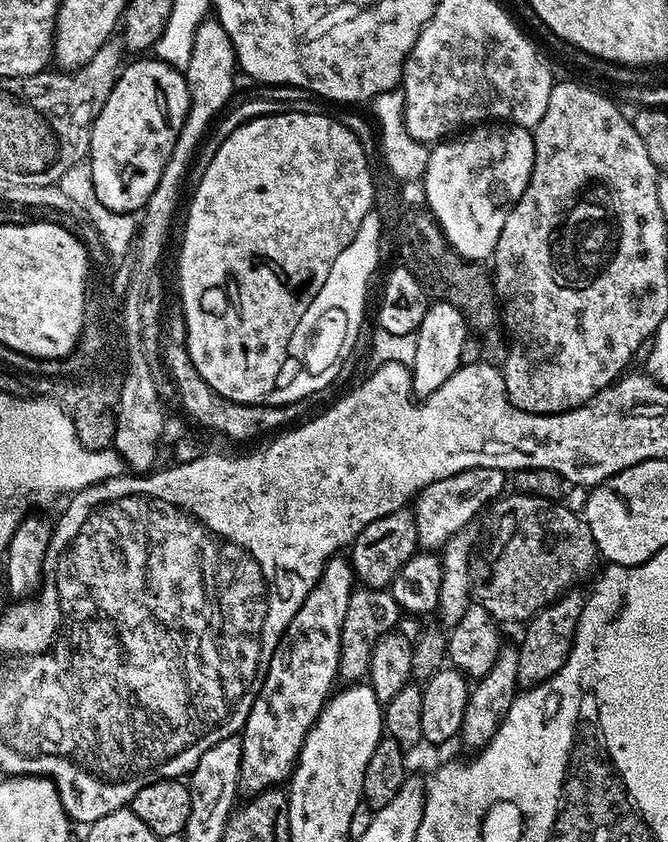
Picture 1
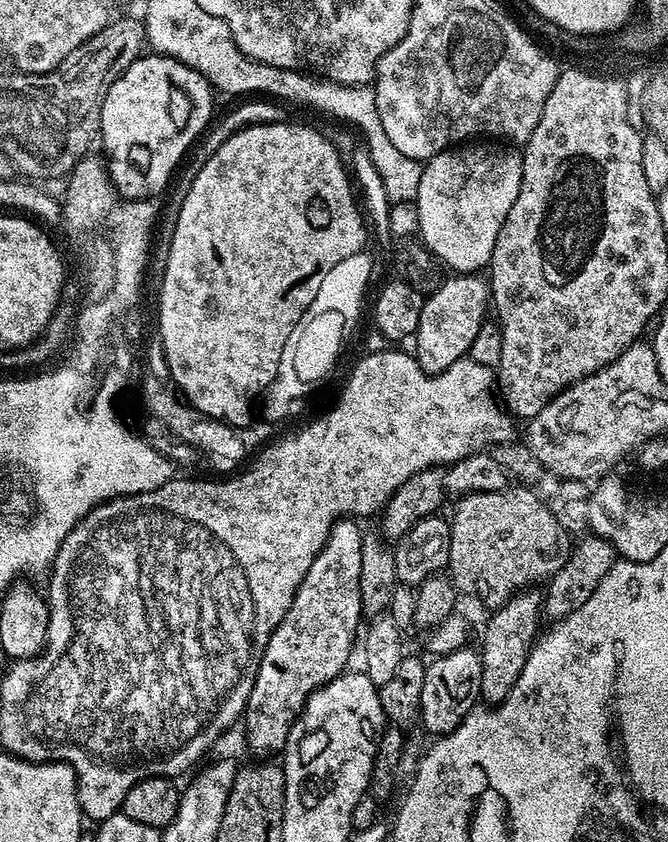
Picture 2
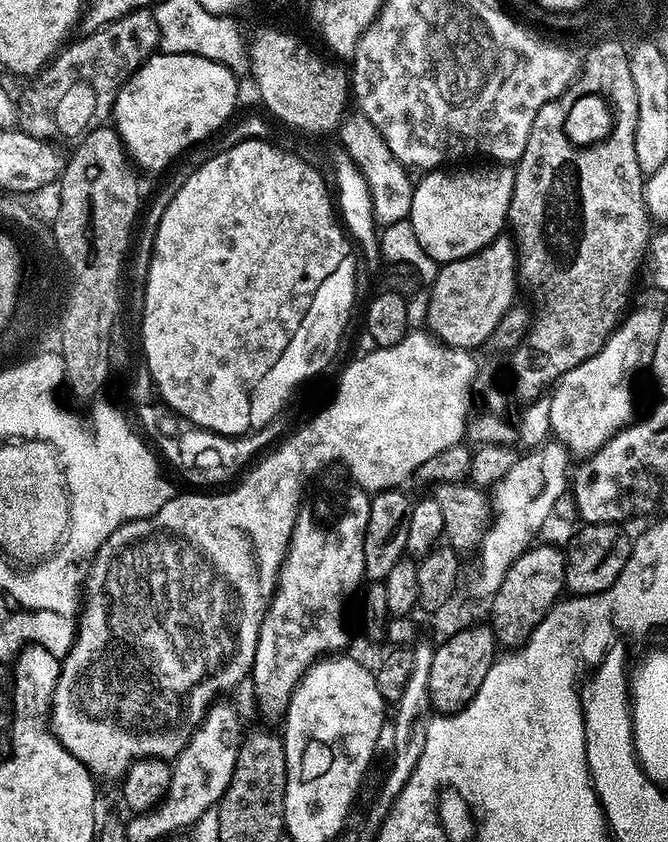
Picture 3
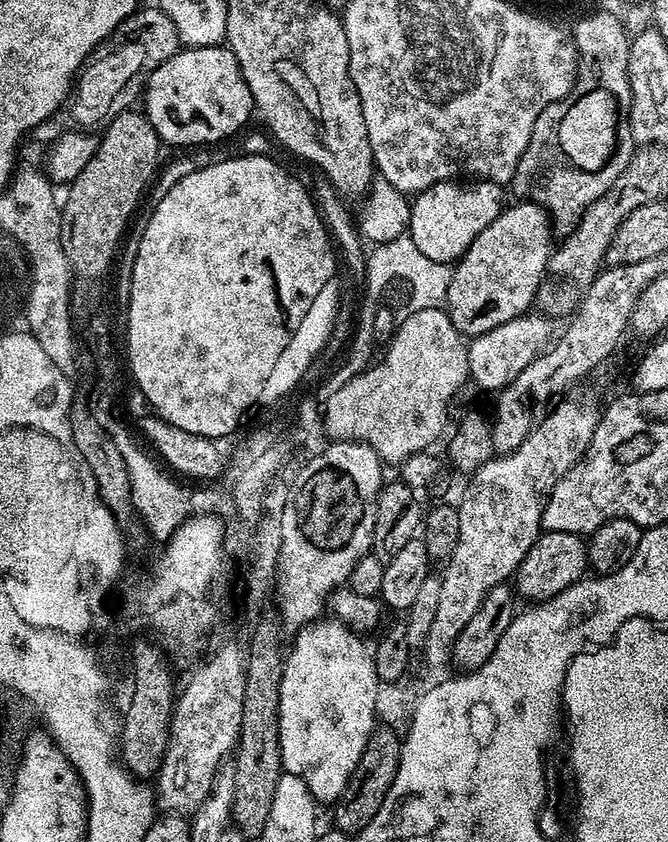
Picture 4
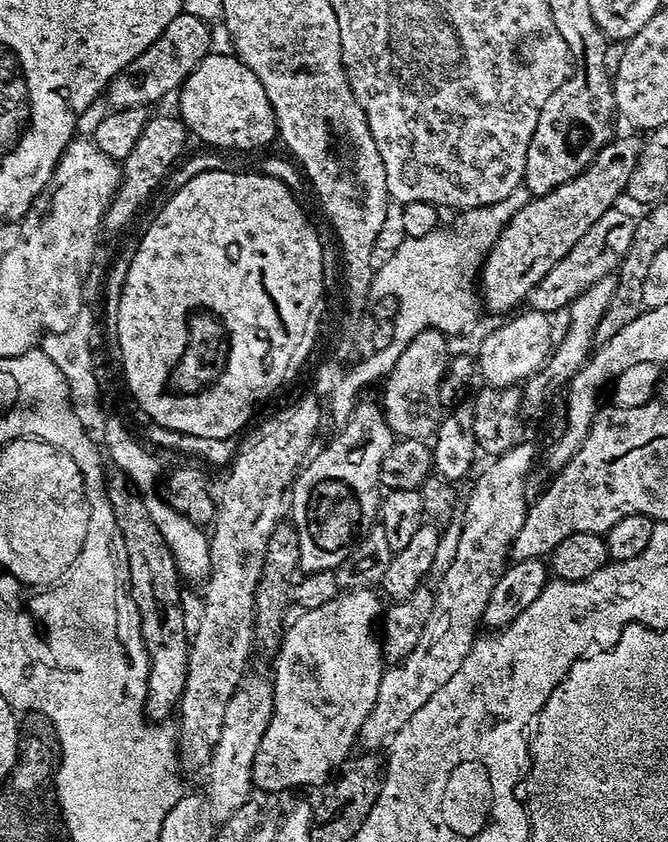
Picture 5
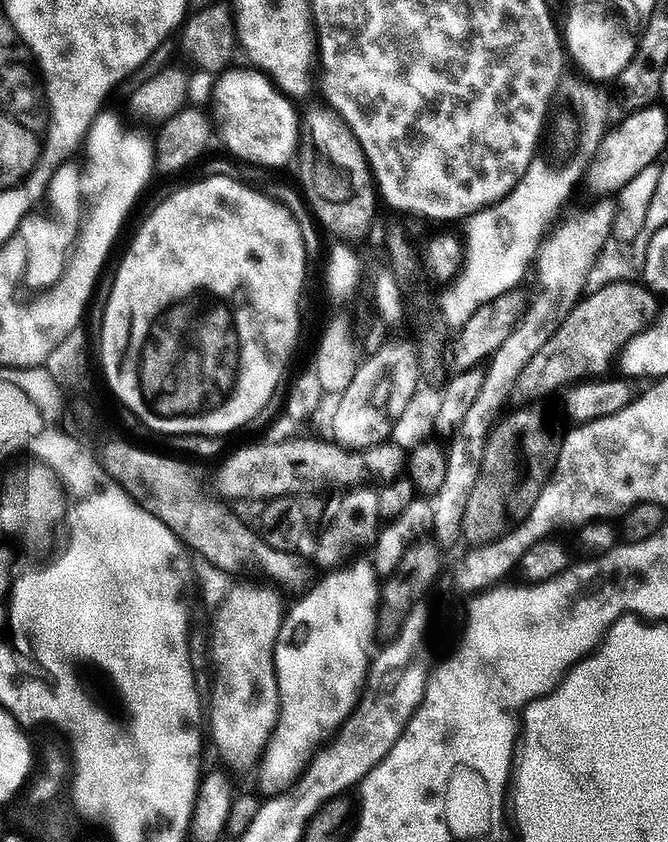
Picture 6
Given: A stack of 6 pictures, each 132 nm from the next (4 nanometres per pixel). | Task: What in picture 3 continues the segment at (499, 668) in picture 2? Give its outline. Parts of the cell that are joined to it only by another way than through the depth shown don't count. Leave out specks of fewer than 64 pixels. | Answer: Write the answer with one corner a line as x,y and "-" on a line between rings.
539,544
529,546
512,563
510,570
506,570
506,578
502,578
502,586
498,586
498,590
490,597
491,630
496,635
497,645
504,647
505,644
505,649
508,650
519,648
528,639
528,635
540,625
542,618
546,618
546,614
558,603
565,591
564,552
552,544

